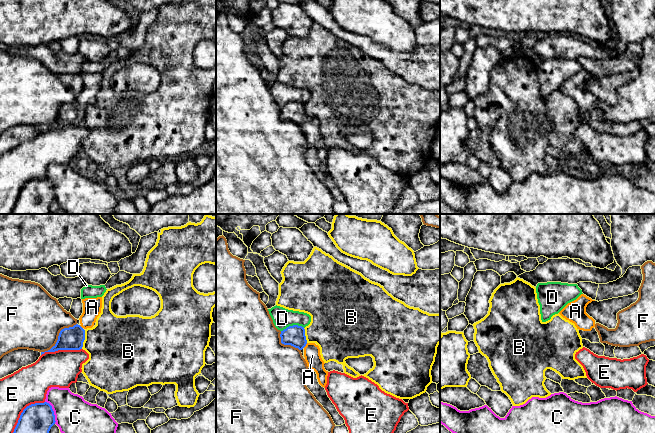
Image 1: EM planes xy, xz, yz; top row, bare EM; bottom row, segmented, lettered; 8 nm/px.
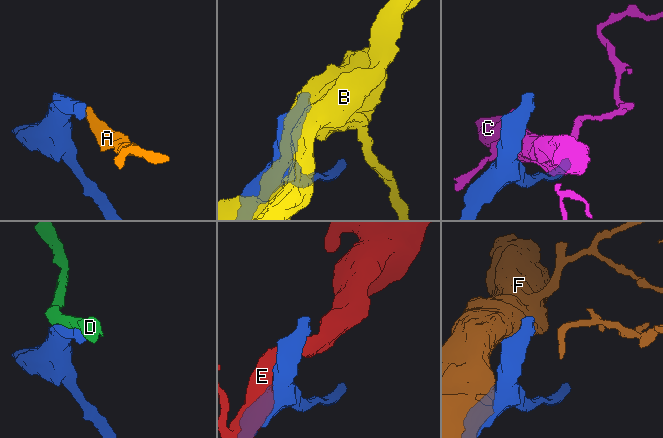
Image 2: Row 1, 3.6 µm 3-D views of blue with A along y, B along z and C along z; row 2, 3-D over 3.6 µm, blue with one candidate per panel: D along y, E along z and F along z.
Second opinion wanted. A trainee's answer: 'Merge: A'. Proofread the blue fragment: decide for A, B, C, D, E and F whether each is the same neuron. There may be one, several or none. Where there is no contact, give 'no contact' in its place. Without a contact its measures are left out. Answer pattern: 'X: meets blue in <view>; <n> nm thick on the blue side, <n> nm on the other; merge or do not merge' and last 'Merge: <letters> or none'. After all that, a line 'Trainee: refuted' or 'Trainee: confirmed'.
A: meets blue in xz; 160 nm thick on the blue side, 130 nm on the other; merge
B: meets blue in xy; 190 nm thick on the blue side, 440 nm on the other; do not merge
C: meets blue in xy; 240 nm thick on the blue side, 300 nm on the other; do not merge
D: meets blue in xz; 160 nm thick on the blue side, 160 nm on the other; do not merge
E: meets blue in xy; 240 nm thick on the blue side, 300 nm on the other; do not merge
F: meets blue in xy; 190 nm thick on the blue side, 480 nm on the other; do not merge
Merge: A
Trainee: confirmed

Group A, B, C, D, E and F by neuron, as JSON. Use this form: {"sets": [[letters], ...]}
{"sets": [["A"], ["B"], ["C"], ["D"], ["E"], ["F"]]}

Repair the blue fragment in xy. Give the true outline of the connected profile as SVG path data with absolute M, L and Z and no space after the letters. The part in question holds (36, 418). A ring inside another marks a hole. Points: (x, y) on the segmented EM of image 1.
M49 403L31 404L21 413L13 433L49 433L55 422L54 411Z

